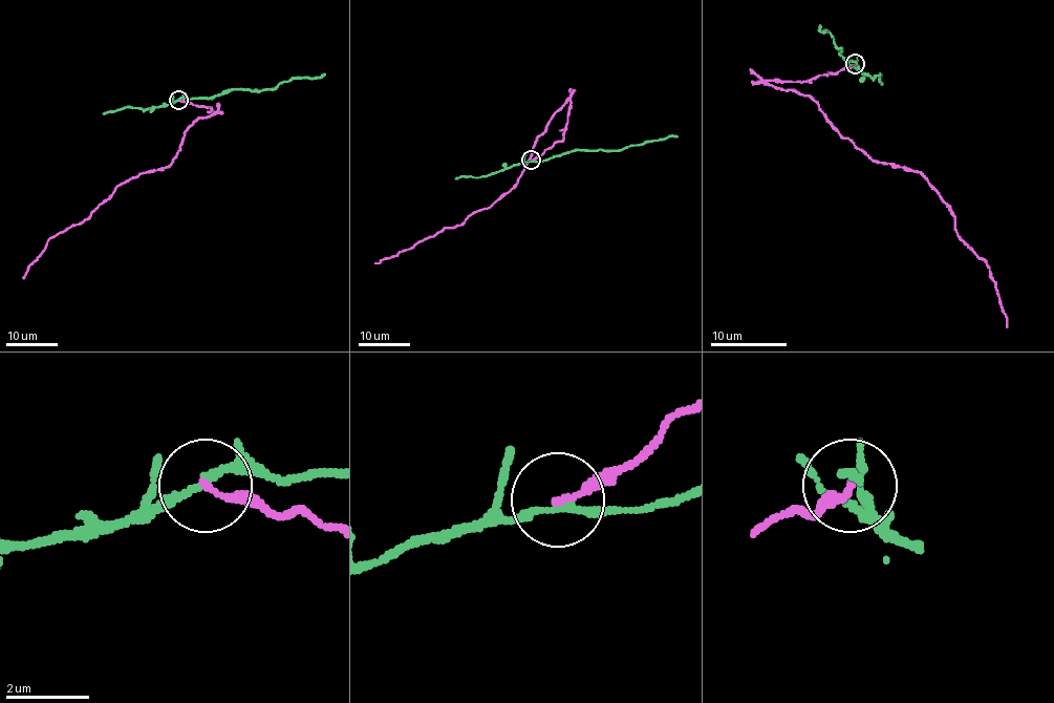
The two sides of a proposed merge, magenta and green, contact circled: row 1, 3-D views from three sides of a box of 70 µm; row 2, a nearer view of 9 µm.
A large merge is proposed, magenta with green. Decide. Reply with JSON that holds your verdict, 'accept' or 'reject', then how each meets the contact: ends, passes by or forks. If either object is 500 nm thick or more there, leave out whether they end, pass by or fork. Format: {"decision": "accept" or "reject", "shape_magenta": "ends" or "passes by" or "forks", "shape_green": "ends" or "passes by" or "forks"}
{"decision": "reject", "shape_magenta": "ends", "shape_green": "forks"}

